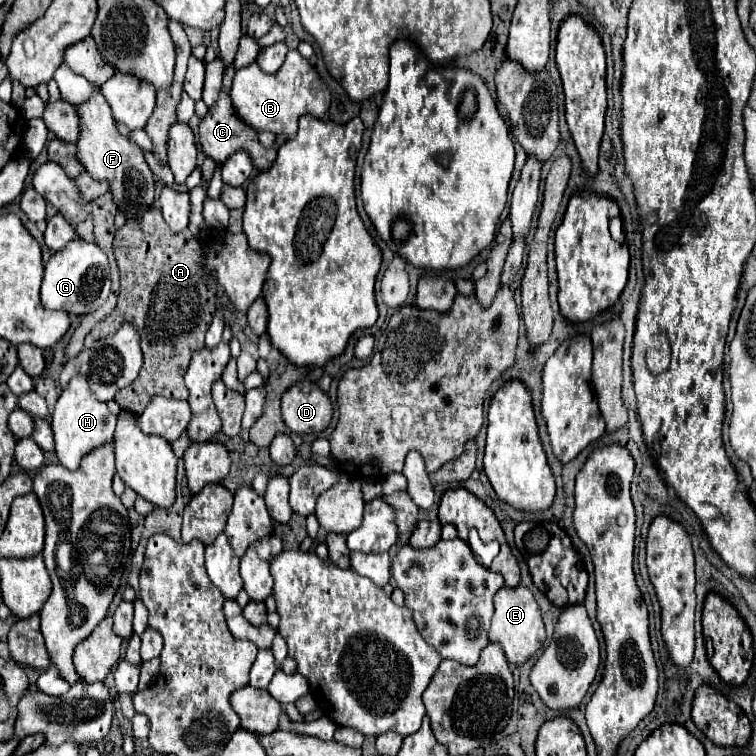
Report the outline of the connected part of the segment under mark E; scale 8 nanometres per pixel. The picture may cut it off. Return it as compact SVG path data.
M503 585L495 593L495 615L491 619L491 629L489 629L489 639L501 643L507 661L515 665L523 665L535 651L539 651L545 643L545 625L541 619L541 609L531 593L531 589L517 585L517 587L507 587Z

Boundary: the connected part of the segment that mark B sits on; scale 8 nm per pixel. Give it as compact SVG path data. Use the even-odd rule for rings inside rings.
M289 49L287 57L277 73L265 73L257 63L251 63L243 69L235 71L233 87L231 87L233 107L237 115L257 131L271 131L271 133L285 133L293 137L297 133L297 121L303 113L311 113L315 117L323 117L329 109L331 95L327 85L321 81L315 67L301 57L297 49Z

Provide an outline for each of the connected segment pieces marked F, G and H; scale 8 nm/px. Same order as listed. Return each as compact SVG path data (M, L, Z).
M99 87L93 89L91 97L79 105L75 105L79 117L79 139L77 139L77 157L85 165L87 173L97 181L107 181L111 185L111 193L119 209L127 213L127 217L135 217L135 213L143 213L143 209L153 205L155 179L149 165L143 159L143 151L123 137L117 131L111 109Z
M75 237L61 251L55 251L47 261L45 279L41 285L41 301L47 309L63 309L75 315L87 315L99 309L99 305L107 299L109 289L111 289L111 279L109 279L107 255L101 251L97 243L87 243Z
M75 375L67 387L61 391L53 415L51 415L51 427L55 433L55 453L59 457L59 463L67 469L77 469L79 461L97 445L103 445L113 439L117 417L109 413L107 405L101 403L95 393L89 387L89 379L83 375Z

